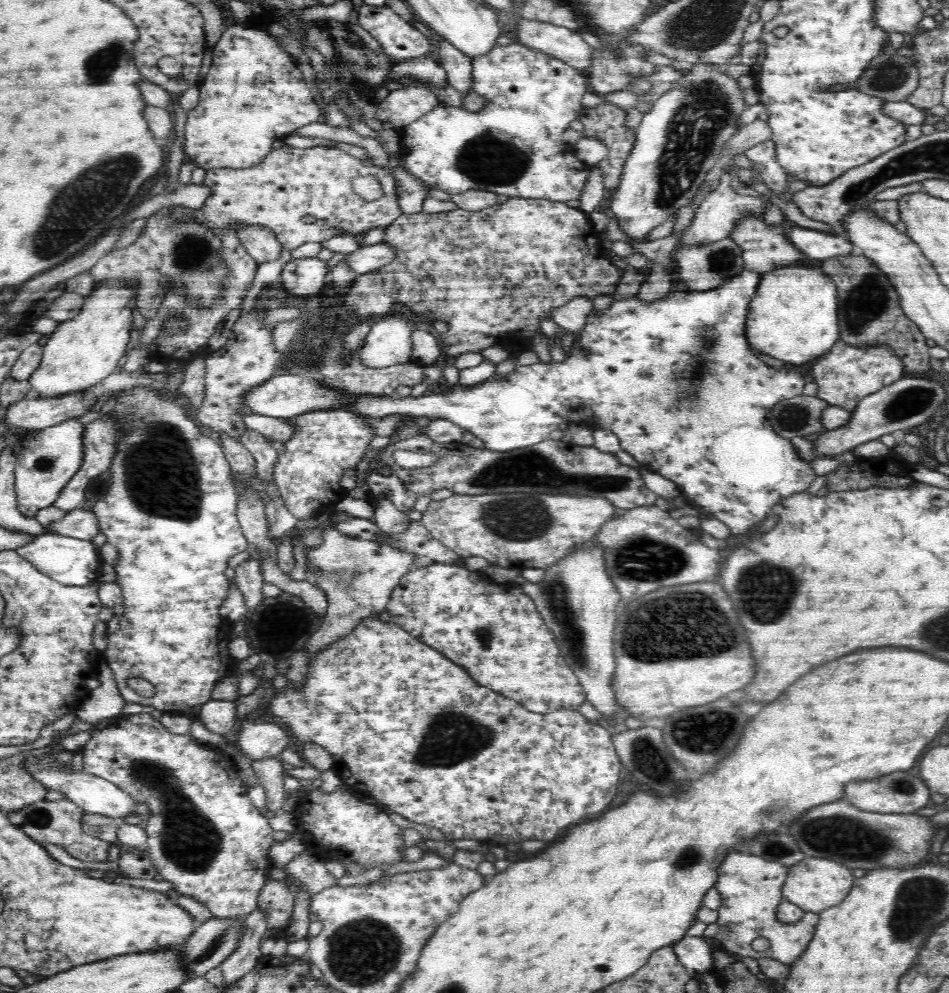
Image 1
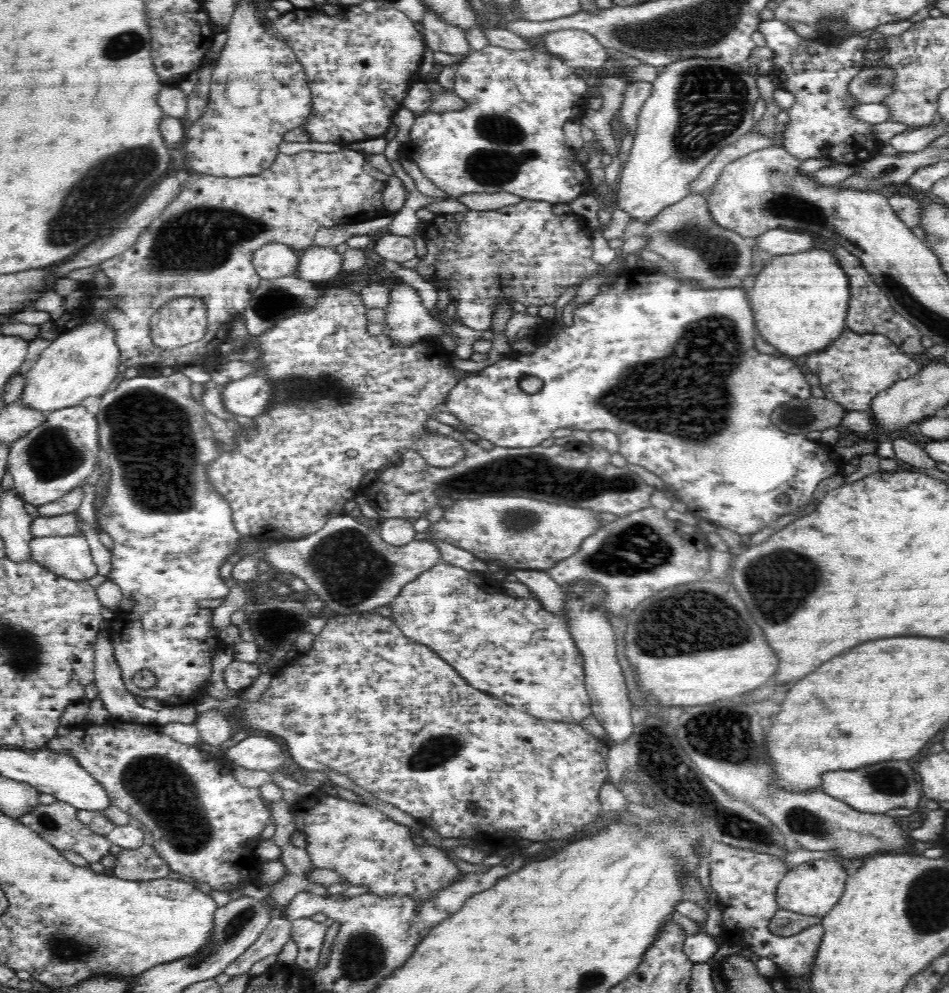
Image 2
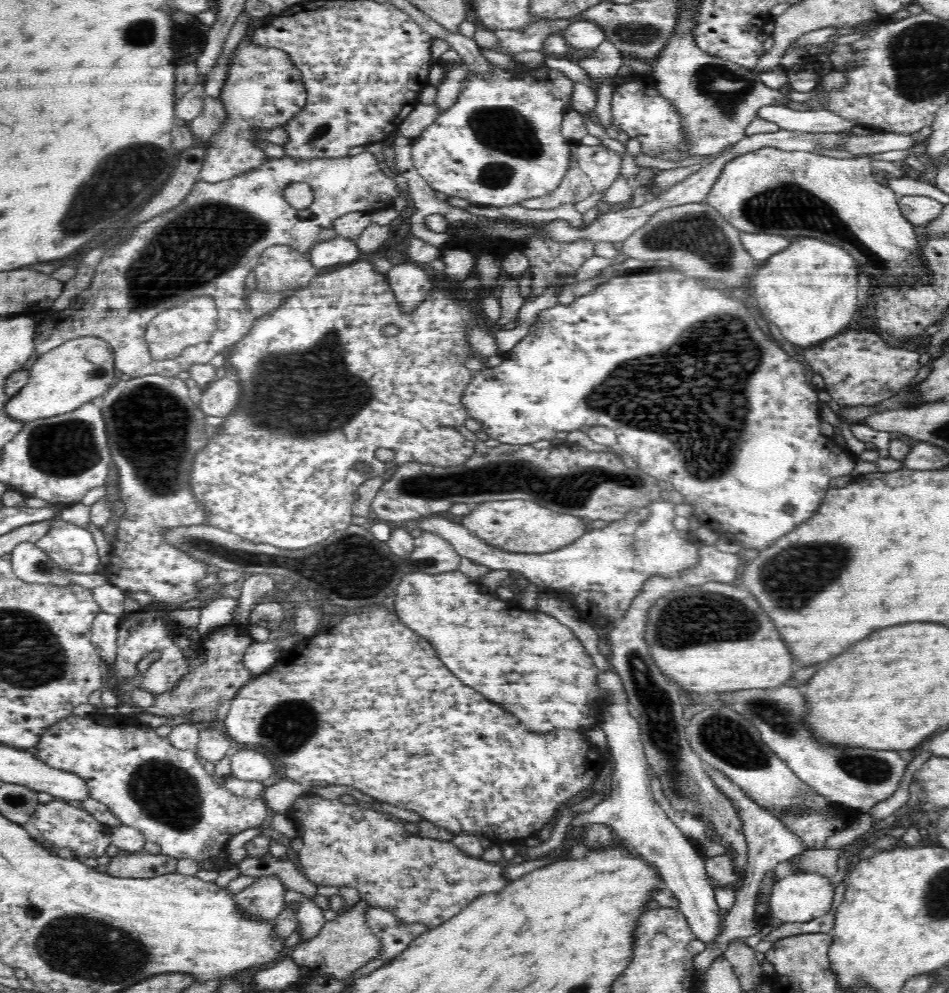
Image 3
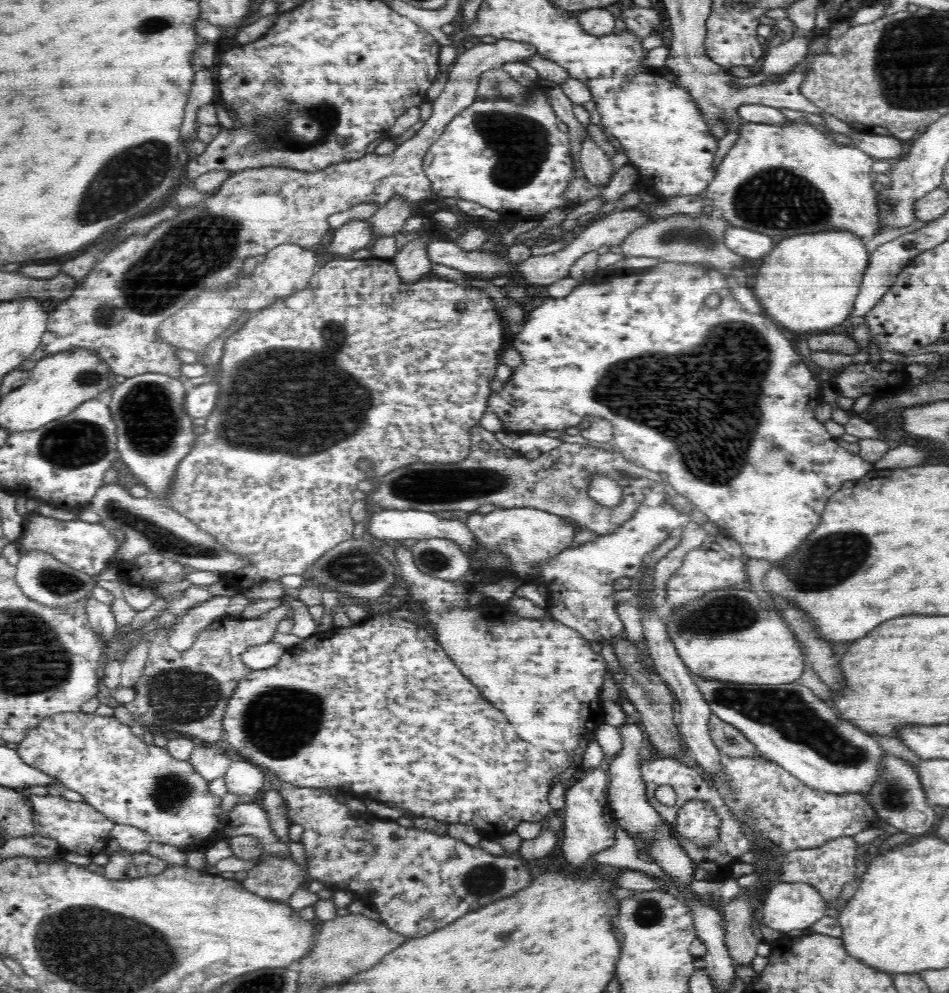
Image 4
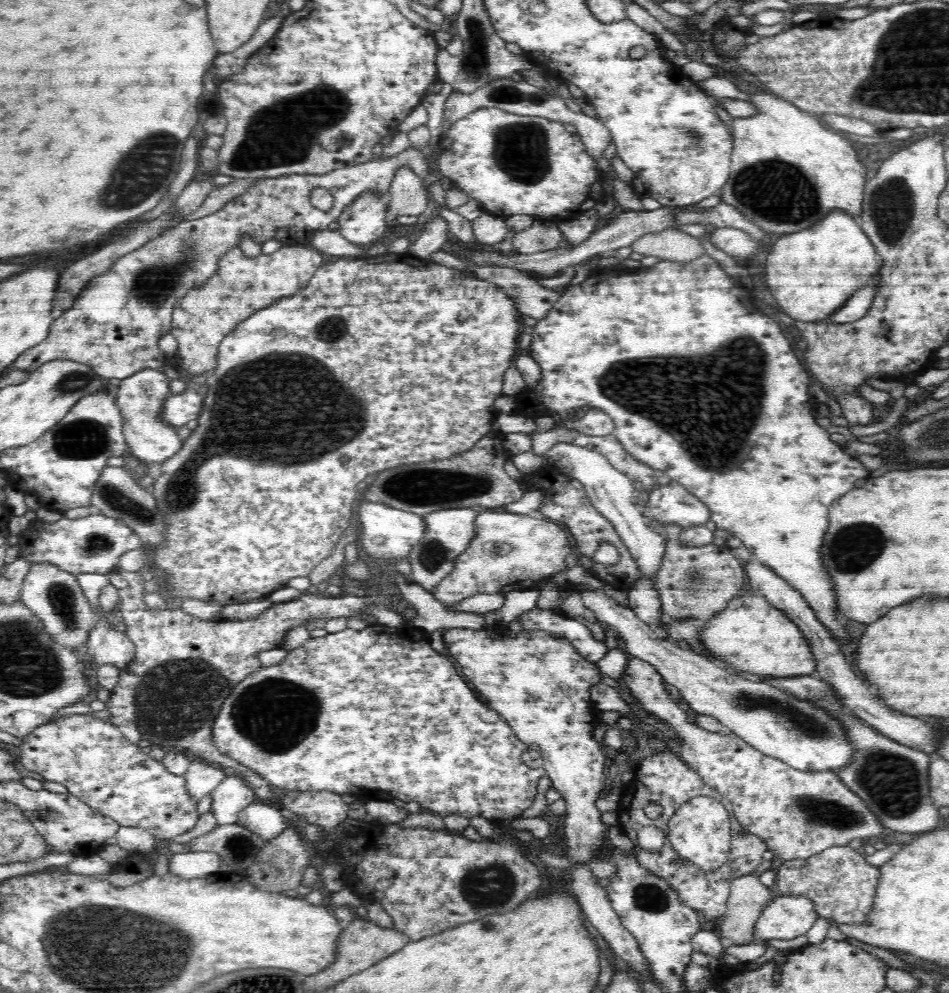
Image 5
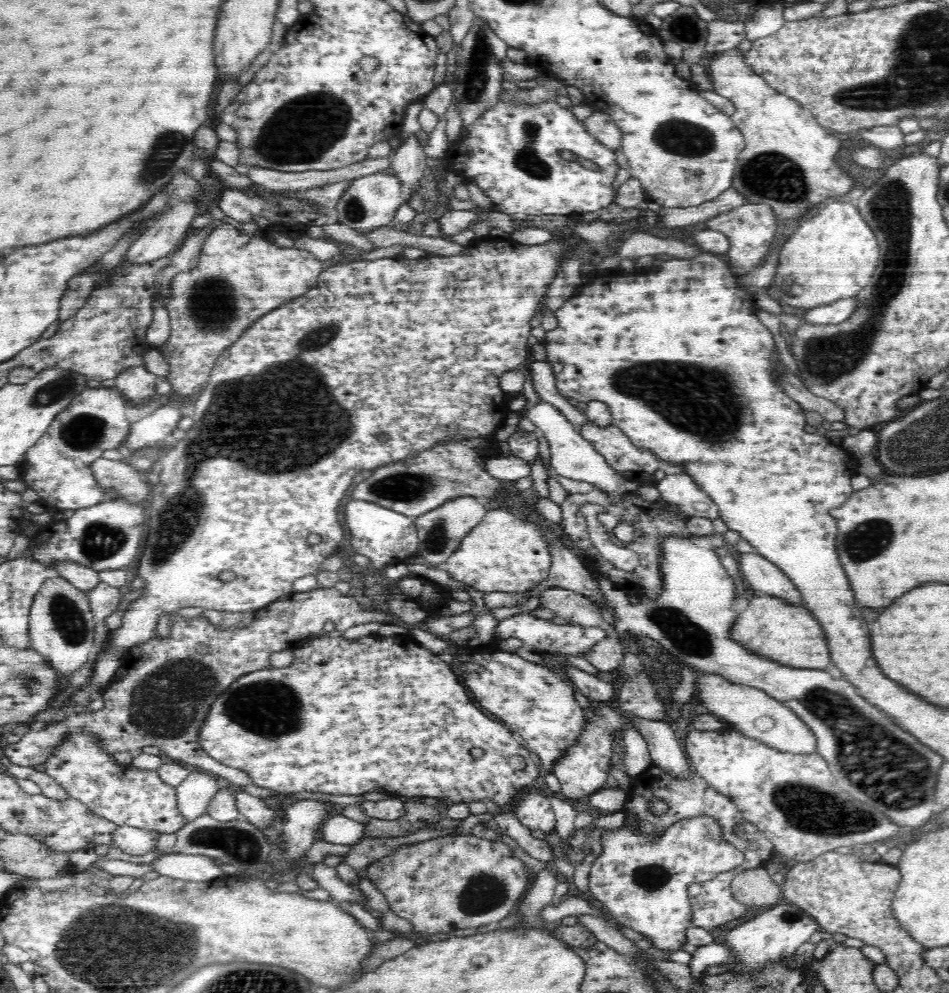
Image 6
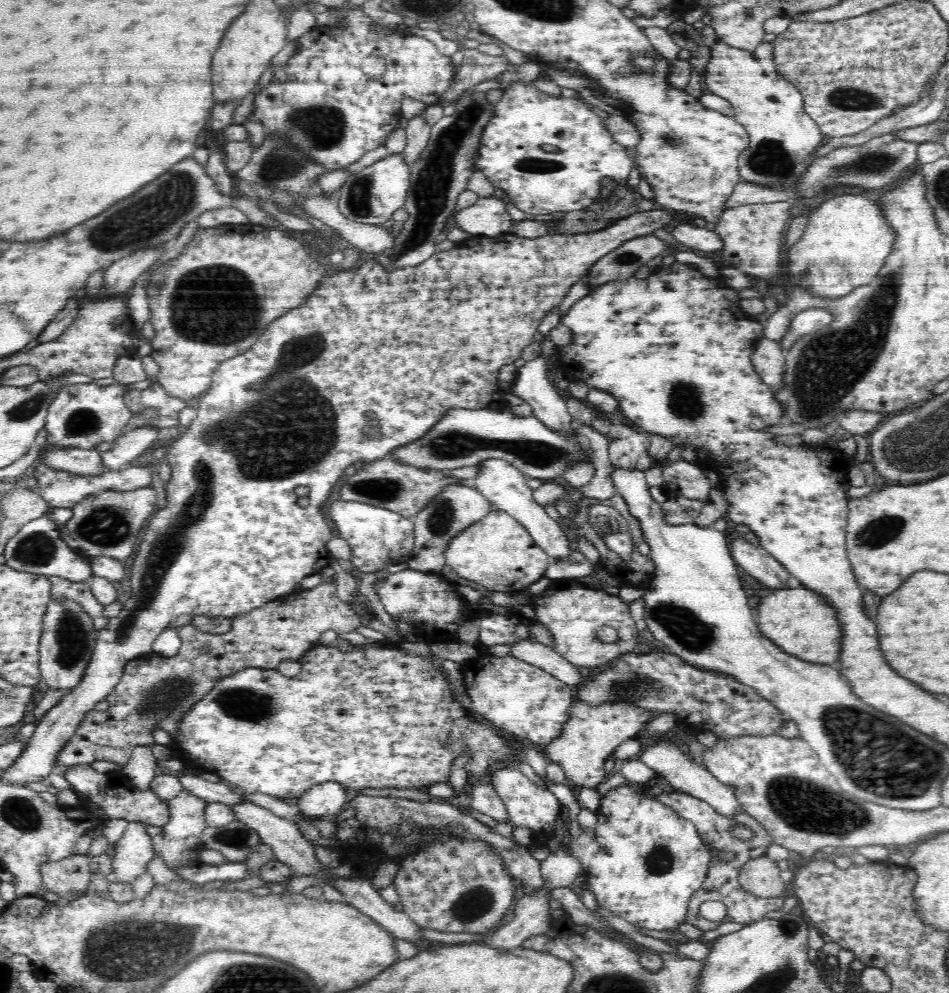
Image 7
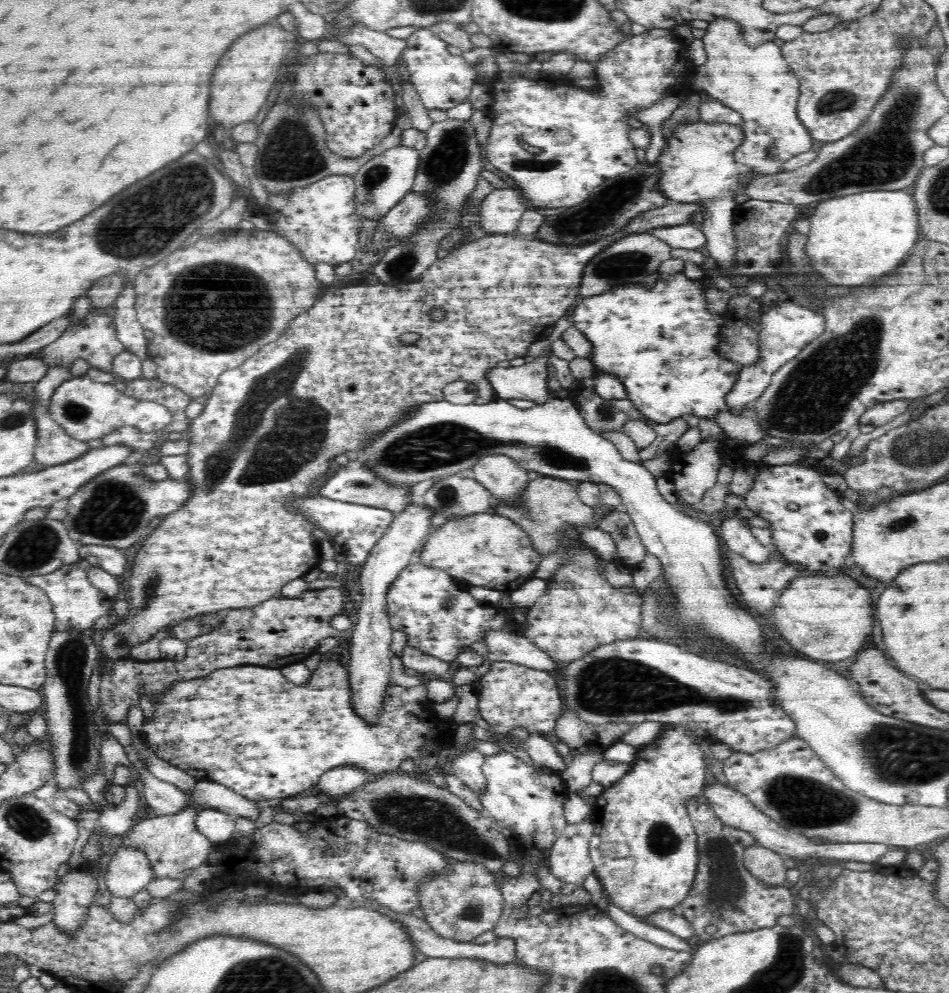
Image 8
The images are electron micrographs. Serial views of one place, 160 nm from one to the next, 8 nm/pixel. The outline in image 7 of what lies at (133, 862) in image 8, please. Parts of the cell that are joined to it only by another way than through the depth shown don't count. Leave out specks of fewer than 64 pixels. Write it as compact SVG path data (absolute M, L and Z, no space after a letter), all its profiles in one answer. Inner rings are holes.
M138 745L130 750L128 762L122 772L129 786L145 791L156 776L156 758L149 746ZM129 822L114 850L114 872L108 875L108 880L113 883L133 883L147 872L148 864L155 856L151 836L146 825L140 822Z

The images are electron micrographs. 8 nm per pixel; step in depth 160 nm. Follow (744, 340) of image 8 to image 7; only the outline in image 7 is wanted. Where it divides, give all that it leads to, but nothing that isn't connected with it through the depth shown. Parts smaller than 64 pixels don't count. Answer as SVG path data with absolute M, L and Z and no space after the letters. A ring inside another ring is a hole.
M766 337L755 340L755 349L751 354L751 362L760 379L773 390L784 386L786 374L787 351L778 341Z

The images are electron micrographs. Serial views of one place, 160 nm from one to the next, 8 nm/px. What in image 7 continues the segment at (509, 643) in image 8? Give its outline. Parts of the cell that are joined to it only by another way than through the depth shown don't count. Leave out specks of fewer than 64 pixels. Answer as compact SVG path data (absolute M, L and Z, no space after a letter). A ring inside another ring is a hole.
M519 640L513 643L509 645L510 656L538 666L566 684L578 686L588 680L588 675L580 672L576 665L540 642Z

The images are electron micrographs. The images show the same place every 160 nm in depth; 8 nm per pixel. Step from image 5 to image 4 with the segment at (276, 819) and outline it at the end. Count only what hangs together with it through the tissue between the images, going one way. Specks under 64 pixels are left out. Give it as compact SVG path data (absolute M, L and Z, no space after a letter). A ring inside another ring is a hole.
M253 802L237 804L229 812L227 821L224 823L225 827L221 833L222 837L254 836L259 840L260 846L262 846L262 857L291 857L289 844L285 844L274 835L272 827L270 827L268 813L263 809L262 805Z

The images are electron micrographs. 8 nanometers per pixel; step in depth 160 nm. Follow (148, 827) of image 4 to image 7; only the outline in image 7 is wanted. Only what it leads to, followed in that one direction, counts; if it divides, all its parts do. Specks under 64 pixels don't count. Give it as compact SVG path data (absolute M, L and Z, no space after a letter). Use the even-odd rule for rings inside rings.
M74 764L70 766L64 777L71 784L71 789L81 796L85 805L100 806L110 819L122 817L128 822L140 822L160 827L170 820L168 800L158 798L150 789L140 791L129 786L129 781L124 777L123 772L100 774L96 773L90 764Z

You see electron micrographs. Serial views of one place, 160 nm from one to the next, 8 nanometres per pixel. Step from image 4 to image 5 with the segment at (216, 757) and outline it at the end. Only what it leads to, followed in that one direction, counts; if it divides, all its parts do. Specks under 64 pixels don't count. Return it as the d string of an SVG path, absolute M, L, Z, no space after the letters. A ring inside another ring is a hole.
M192 759L185 775L185 785L189 797L200 800L208 796L227 777L224 768L203 759Z

